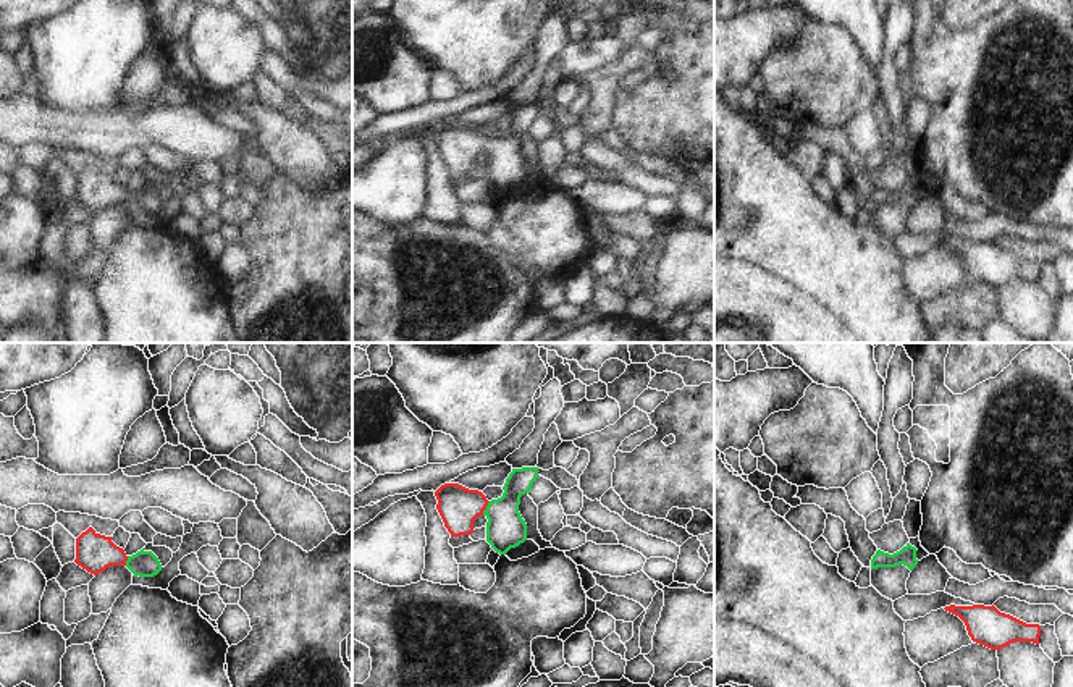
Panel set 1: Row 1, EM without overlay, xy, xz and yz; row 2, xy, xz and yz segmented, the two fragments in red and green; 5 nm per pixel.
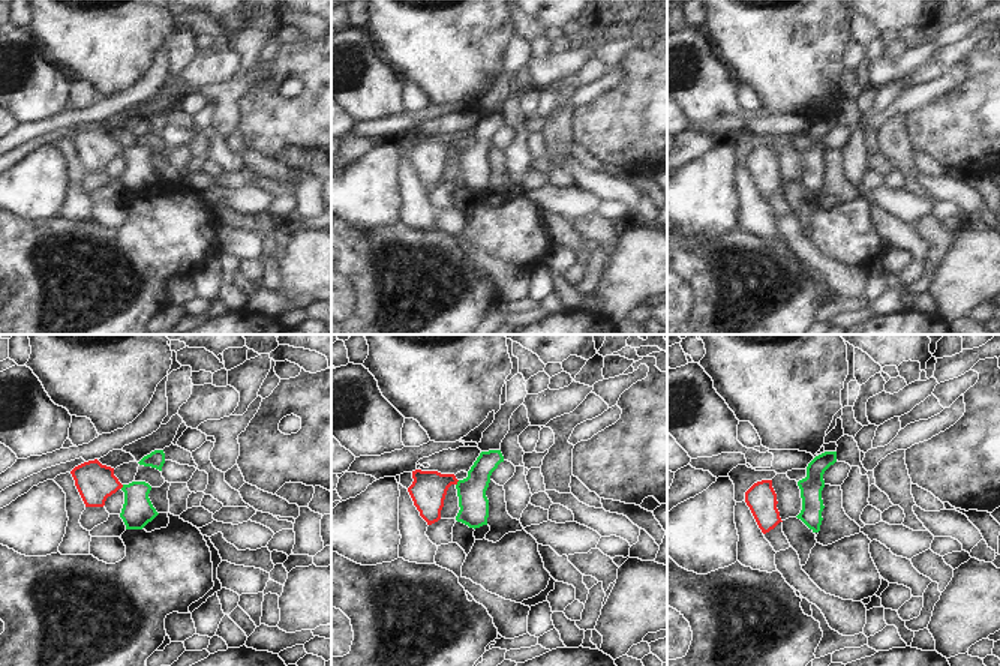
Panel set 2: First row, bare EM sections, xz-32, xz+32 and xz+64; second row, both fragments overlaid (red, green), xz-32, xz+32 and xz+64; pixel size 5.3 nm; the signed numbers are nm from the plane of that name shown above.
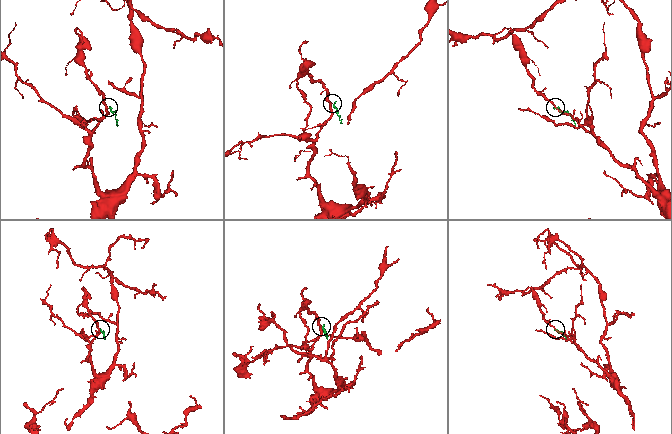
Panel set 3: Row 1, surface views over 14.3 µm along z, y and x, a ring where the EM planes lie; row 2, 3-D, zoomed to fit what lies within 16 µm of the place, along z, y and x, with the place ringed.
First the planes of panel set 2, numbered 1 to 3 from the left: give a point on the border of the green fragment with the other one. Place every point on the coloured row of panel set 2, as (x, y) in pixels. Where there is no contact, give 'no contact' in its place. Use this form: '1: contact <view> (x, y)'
1: contact xz-32 (122, 486)
2: contact xz+32 (456, 483)
3: no contact

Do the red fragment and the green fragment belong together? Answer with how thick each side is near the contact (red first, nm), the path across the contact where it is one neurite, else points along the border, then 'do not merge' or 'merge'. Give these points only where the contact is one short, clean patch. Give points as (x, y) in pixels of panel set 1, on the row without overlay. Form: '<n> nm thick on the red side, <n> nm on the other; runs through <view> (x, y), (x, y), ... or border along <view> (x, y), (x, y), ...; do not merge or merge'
200 nm thick on the red side, 200 nm on the other; runs through xz (458, 144), (485, 146), (506, 167); merge

